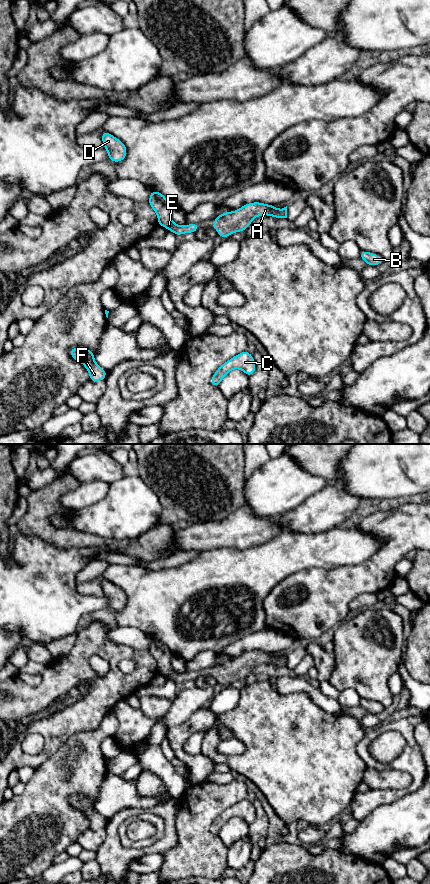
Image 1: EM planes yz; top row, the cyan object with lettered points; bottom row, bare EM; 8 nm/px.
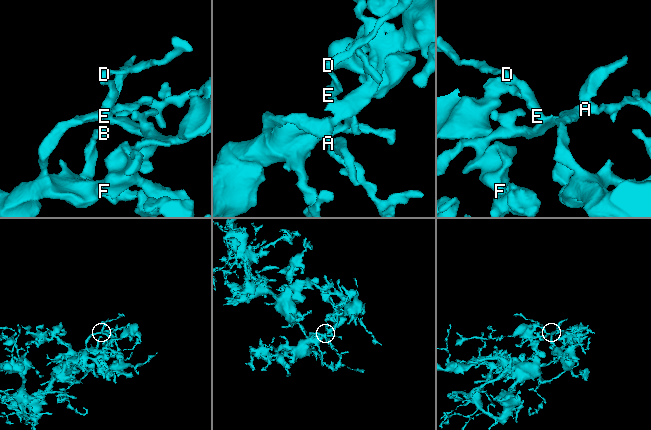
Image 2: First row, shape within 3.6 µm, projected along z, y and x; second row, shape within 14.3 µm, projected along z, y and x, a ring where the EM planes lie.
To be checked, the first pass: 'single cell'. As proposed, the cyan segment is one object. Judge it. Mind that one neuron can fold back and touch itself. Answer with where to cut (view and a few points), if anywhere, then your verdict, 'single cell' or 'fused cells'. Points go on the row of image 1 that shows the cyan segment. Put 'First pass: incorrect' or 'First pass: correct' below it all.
no cut; single cell
First pass: correct

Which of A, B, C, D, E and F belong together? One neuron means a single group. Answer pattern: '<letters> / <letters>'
A B C D E F

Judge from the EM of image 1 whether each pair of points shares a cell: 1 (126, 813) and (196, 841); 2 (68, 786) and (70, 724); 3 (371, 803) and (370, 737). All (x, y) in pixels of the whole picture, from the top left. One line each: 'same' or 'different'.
1: different
2: different
3: same

